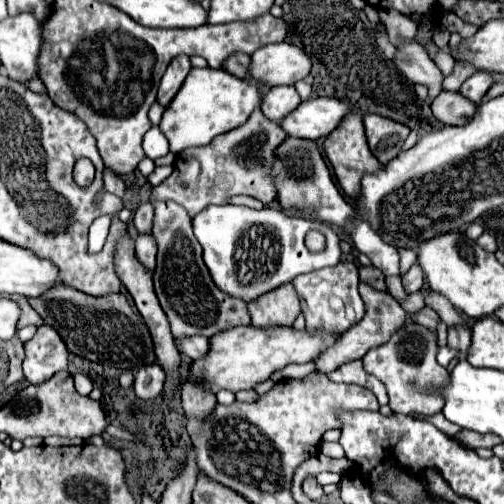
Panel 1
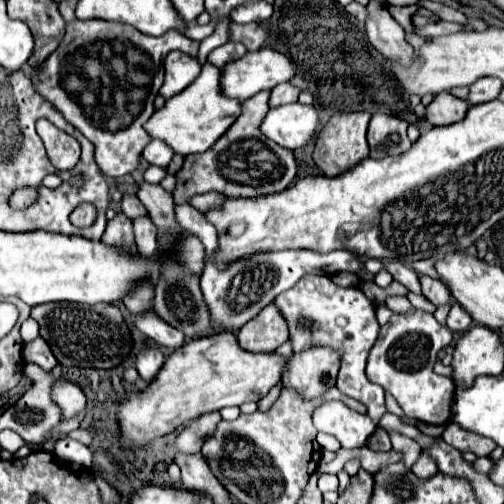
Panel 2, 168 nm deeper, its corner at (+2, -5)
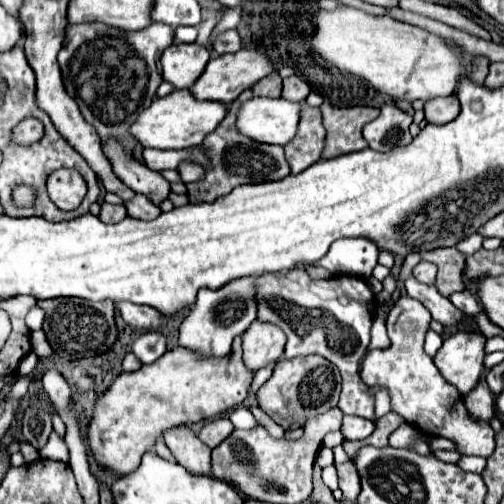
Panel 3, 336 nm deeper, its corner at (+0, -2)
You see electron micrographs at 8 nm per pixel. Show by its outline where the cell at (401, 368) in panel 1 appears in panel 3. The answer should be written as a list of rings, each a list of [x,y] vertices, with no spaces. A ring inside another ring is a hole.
[[[402,294],[388,318],[388,338],[390,346],[384,350],[372,350],[364,358],[362,382],[366,386],[384,386],[390,394],[390,408],[402,416],[408,424],[416,426],[428,436],[442,436],[456,444],[460,454],[484,456],[488,458],[494,452],[494,430],[488,422],[470,418],[460,392],[450,386],[438,372],[432,358],[424,352],[424,336],[430,328],[430,312],[408,294]]]

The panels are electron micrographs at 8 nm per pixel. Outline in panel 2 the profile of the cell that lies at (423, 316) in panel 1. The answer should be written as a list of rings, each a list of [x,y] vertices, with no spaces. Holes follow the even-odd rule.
[[[388,297],[386,299],[386,307],[390,311],[394,311],[394,313],[408,313],[408,311],[412,311],[412,305],[410,305],[410,301],[406,297]]]

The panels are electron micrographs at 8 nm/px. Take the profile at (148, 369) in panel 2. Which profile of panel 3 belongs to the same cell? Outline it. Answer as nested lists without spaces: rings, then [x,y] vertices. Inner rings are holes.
[[[146,332],[134,342],[132,352],[142,364],[150,364],[166,352],[166,336],[162,332]]]

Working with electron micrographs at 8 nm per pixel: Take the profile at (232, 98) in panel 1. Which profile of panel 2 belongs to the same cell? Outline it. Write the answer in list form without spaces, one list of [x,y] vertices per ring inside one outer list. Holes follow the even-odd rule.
[[[206,63],[200,75],[196,77],[196,81],[188,85],[188,89],[180,91],[178,95],[168,99],[162,109],[154,111],[150,121],[144,125],[148,135],[166,141],[178,155],[204,153],[206,149],[210,149],[230,129],[232,121],[240,117],[240,103],[242,103],[222,93],[220,77],[222,77],[222,71]]]

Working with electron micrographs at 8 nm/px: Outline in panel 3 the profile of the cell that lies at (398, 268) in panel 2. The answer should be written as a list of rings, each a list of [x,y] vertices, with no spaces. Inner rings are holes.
[[[410,276],[404,284],[406,284],[408,296],[420,300],[430,310],[432,318],[438,320],[442,326],[452,328],[452,326],[458,326],[466,320],[466,314],[462,314],[458,308],[454,308],[452,302],[448,298],[444,298],[442,294],[438,294],[434,286],[420,284],[414,276]]]

